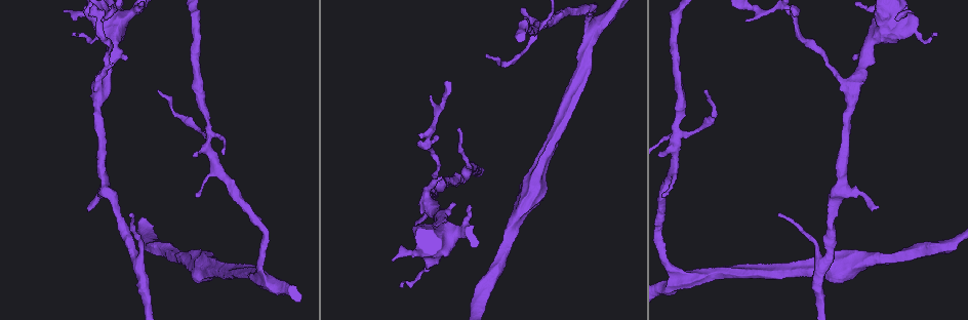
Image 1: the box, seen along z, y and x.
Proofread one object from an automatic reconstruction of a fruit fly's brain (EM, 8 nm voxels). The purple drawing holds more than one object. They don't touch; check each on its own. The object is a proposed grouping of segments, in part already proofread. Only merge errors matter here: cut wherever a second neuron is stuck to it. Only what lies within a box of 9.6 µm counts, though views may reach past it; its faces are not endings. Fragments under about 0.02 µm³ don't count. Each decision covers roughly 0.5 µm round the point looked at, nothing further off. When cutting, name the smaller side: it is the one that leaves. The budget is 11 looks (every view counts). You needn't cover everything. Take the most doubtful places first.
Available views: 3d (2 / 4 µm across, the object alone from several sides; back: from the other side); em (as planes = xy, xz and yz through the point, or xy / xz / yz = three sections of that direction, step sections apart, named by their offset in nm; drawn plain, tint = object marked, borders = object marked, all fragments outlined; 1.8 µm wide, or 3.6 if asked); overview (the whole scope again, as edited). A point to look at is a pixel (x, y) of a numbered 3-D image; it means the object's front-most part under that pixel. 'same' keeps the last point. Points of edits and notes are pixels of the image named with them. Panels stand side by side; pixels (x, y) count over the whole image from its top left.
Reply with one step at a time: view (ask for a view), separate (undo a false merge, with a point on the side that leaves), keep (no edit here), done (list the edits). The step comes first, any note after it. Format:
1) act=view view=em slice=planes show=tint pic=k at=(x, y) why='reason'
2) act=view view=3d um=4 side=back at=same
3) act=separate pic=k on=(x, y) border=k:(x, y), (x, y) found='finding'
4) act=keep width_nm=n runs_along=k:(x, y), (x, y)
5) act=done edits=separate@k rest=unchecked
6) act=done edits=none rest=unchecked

act=view view=em slice=yz step=8 show=tint pic=1 at=(676, 137) why='abrupt turn'

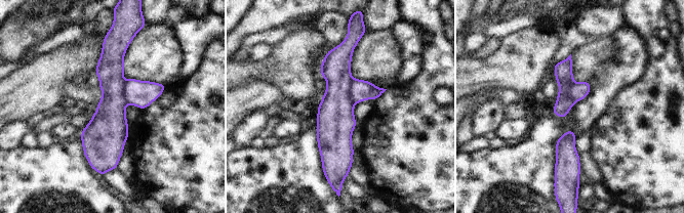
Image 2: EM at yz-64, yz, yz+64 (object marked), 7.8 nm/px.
act=view view=em slice=xy step=8 show=tint at=same why='cut it another way'

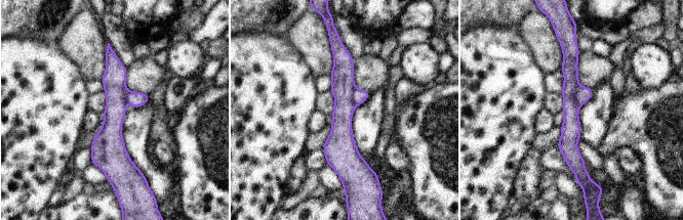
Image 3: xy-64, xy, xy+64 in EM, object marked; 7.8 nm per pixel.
act=separate pic=3 on=(583, 94) width_nm=190 border=3:(579, 85), (575, 99), (580, 104) found='a second neuron is stuck on'

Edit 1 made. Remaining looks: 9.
act=view view=3d um=2 pic=1 at=(98, 85) why='calibre changes'

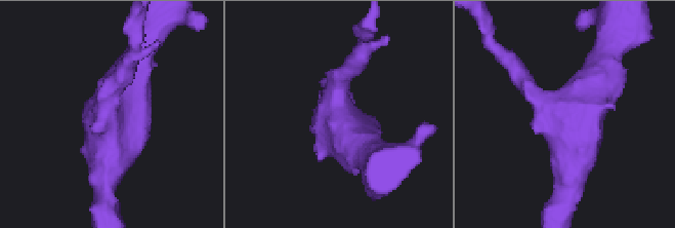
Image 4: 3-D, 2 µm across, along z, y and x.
act=view view=em slice=xz step=8 show=tint pic=4 at=(339, 127)

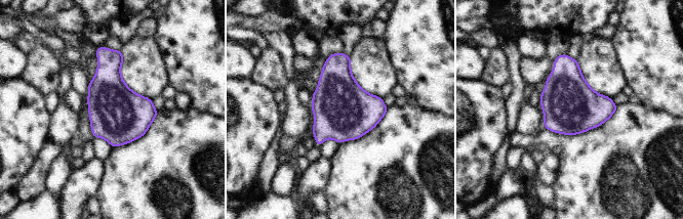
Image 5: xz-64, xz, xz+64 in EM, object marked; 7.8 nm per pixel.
act=keep width_nm=440 found='continuous, no second neuron'

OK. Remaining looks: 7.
act=view view=3d um=2 pic=1 at=(592, 34) why='arms part here'

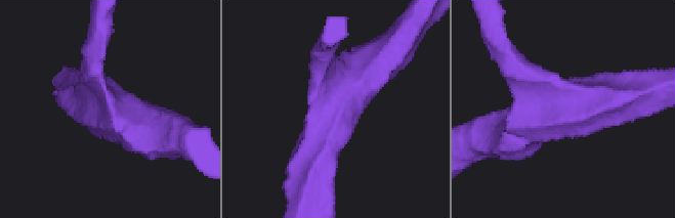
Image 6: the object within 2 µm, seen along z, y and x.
act=view view=em slice=xz step=16 show=tint pic=6 at=(332, 108) why='shape alone is not enough'

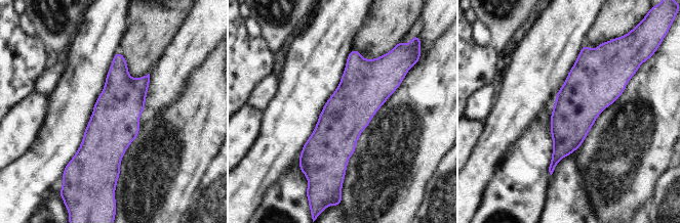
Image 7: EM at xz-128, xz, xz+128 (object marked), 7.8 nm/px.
act=view view=em slice=xy step=8 show=tint at=same

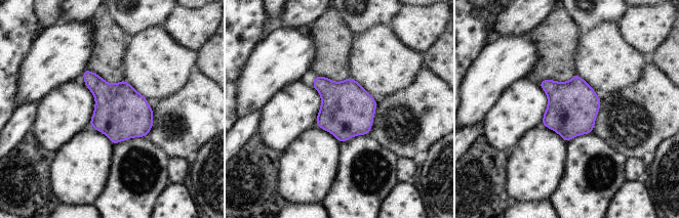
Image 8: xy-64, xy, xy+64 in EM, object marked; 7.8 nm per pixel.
act=keep arms=3 found='all the same neuron'

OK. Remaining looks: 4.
act=view view=em slice=planes show=tint pic=1 at=(821, 259) why='a fork'

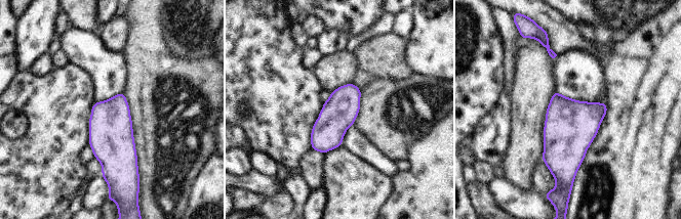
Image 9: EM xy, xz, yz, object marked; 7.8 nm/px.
act=keep found='continuous, no second neuron'

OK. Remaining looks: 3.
act=done edits=separate@3 rest=unchecked

